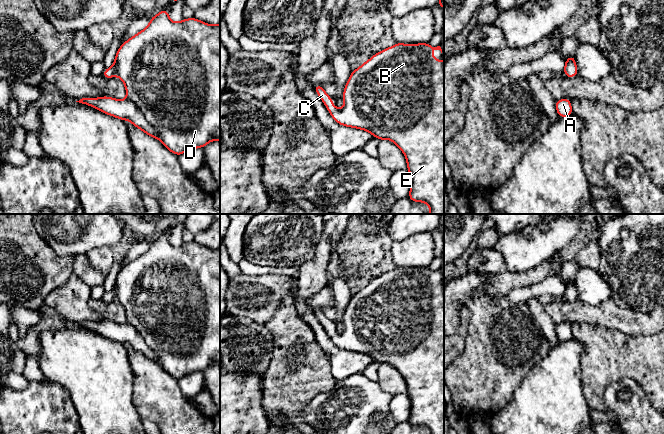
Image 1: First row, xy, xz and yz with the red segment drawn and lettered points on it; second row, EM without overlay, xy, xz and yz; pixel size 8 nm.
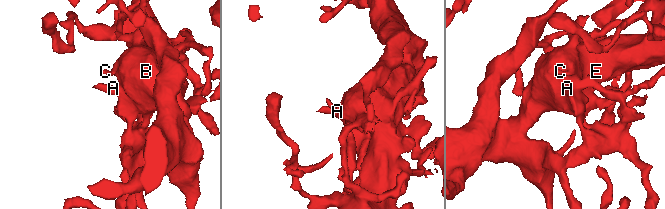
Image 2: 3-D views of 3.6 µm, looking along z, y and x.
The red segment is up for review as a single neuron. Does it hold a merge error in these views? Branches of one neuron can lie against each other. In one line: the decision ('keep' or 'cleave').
keep

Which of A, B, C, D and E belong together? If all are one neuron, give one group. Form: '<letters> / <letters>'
A B C D E

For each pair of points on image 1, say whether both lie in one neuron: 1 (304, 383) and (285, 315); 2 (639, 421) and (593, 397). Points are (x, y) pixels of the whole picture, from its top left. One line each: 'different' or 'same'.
1: same
2: different

